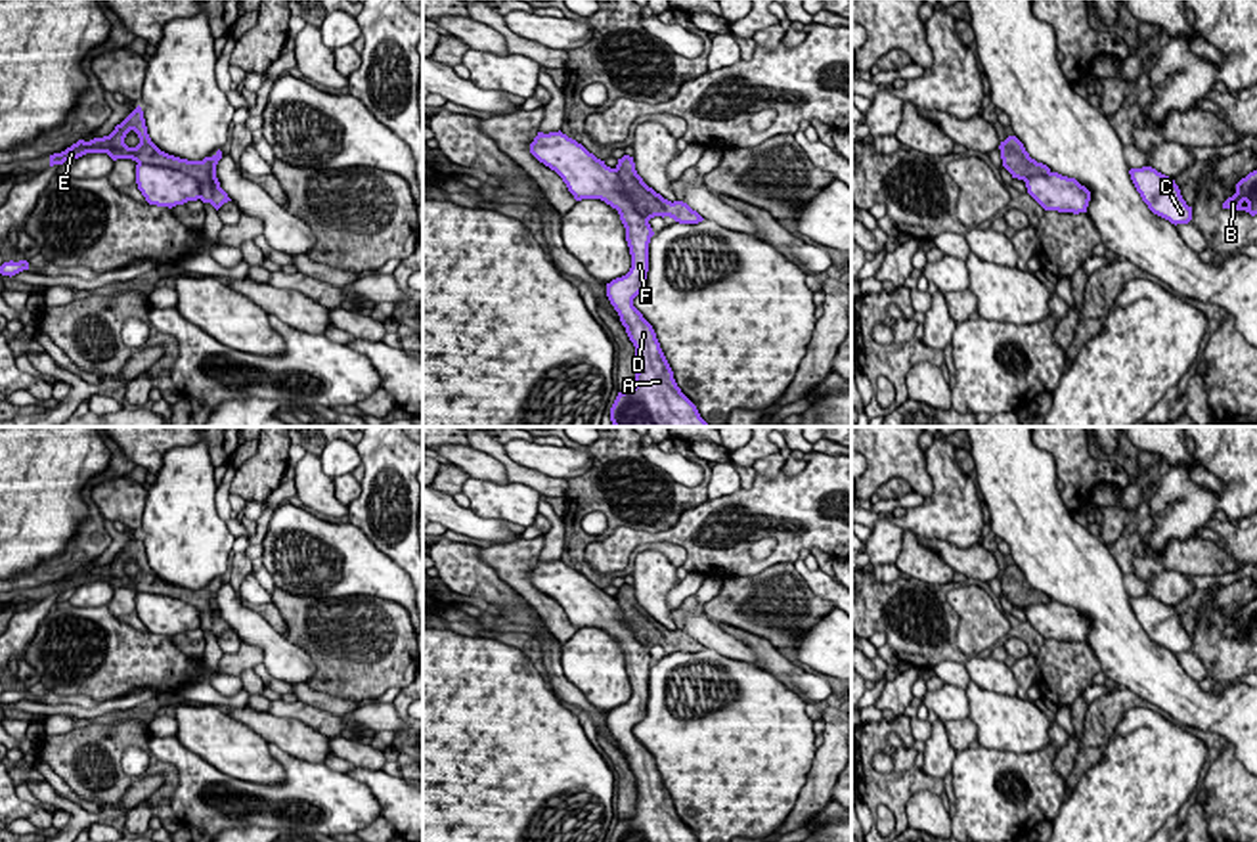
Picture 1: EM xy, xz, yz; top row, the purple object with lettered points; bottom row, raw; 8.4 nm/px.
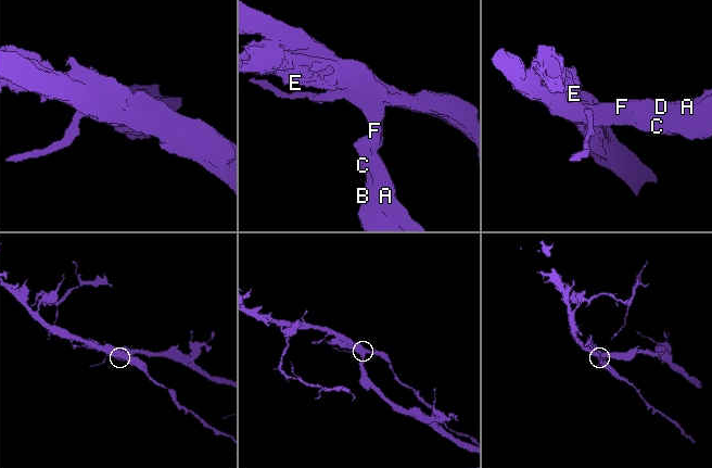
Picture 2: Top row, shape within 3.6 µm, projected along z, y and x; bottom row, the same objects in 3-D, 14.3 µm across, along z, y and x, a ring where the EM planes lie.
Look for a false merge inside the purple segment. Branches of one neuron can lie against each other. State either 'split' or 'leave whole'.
split

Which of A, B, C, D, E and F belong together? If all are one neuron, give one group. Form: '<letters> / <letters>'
A B C D F / E

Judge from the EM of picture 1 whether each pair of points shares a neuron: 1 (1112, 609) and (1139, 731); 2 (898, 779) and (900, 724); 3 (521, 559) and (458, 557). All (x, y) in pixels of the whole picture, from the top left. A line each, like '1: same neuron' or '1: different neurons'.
1: different neurons
2: same neuron
3: different neurons

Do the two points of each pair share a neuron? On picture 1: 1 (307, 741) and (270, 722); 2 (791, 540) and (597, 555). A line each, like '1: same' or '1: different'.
1: same
2: same

